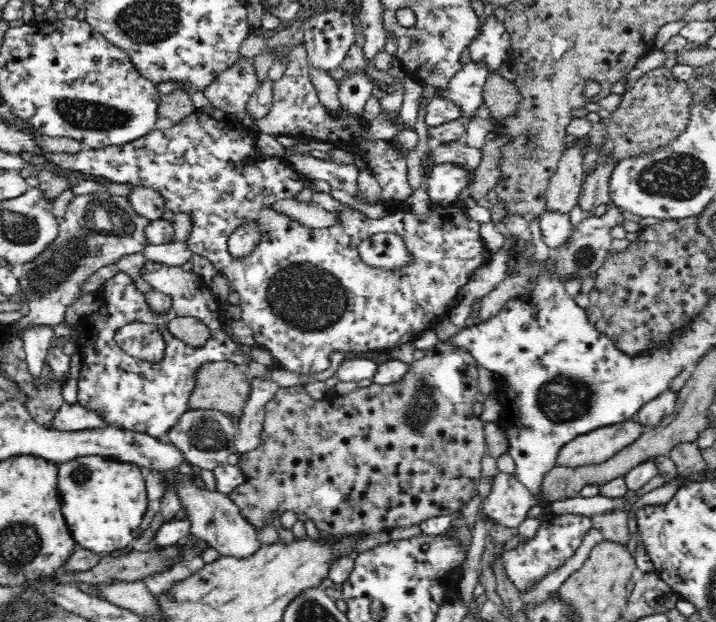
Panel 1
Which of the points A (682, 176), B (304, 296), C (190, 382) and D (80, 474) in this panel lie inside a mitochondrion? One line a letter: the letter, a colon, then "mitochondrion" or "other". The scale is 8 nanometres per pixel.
A: mitochondrion
B: mitochondrion
C: other
D: mitochondrion

